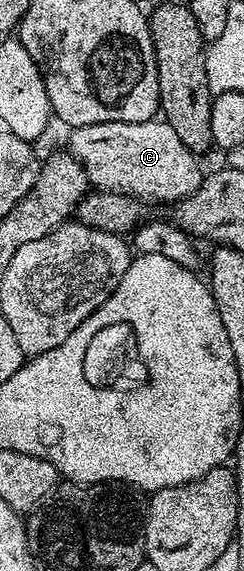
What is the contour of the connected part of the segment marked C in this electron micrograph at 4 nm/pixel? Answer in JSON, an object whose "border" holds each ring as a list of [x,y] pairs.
{"border":[[[164,121],[101,123],[76,127],[69,133],[69,154],[86,170],[89,182],[107,193],[173,205],[196,194],[202,185],[204,171],[198,168],[199,160],[176,137],[176,129]]]}

